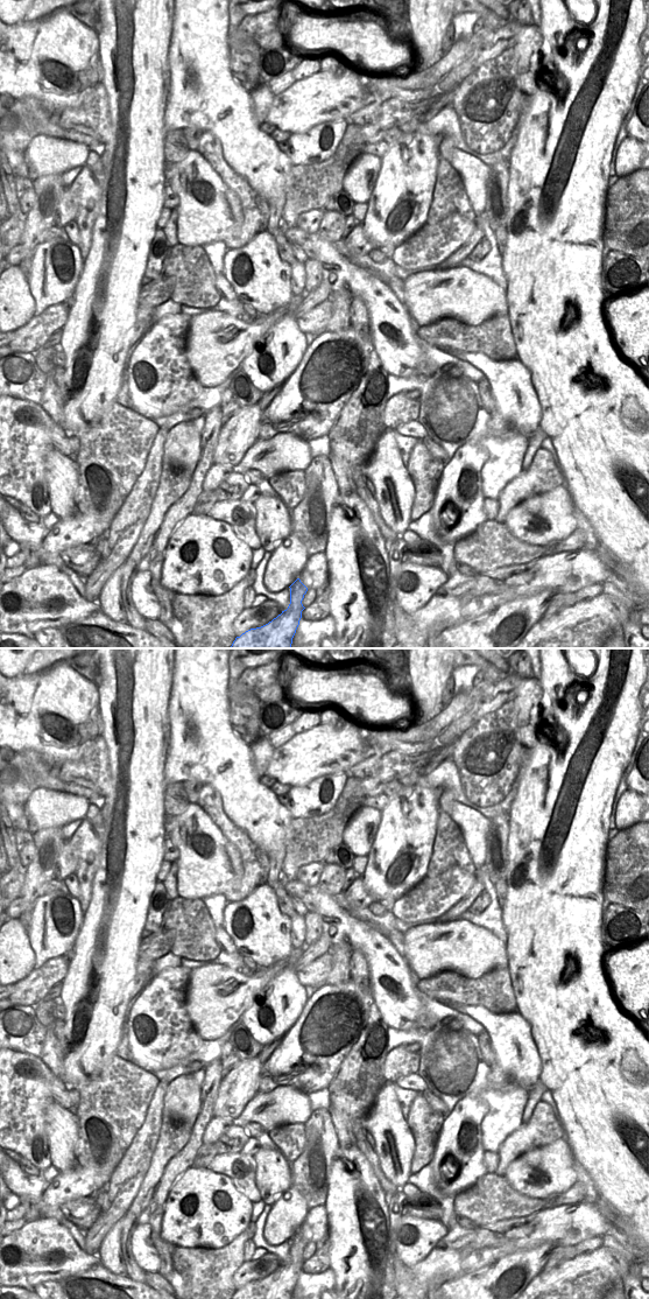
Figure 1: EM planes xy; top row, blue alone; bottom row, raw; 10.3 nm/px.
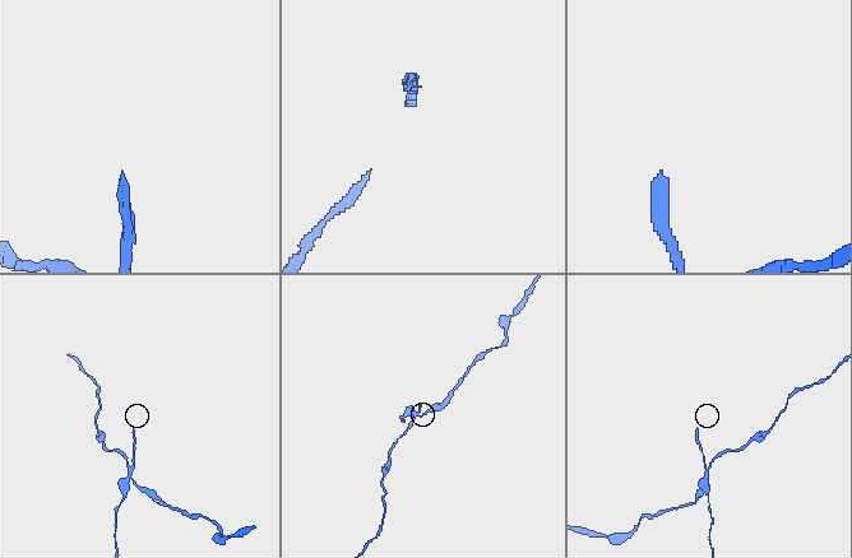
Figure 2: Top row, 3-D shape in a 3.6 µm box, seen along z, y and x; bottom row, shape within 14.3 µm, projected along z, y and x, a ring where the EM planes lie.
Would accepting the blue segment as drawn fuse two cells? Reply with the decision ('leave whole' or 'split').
split

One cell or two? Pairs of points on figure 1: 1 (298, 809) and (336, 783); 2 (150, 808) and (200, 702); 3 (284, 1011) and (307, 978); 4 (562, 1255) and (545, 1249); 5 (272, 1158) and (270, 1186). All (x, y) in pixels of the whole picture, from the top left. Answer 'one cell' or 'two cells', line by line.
1: one cell
2: two cells
3: two cells
4: two cells
5: one cell

